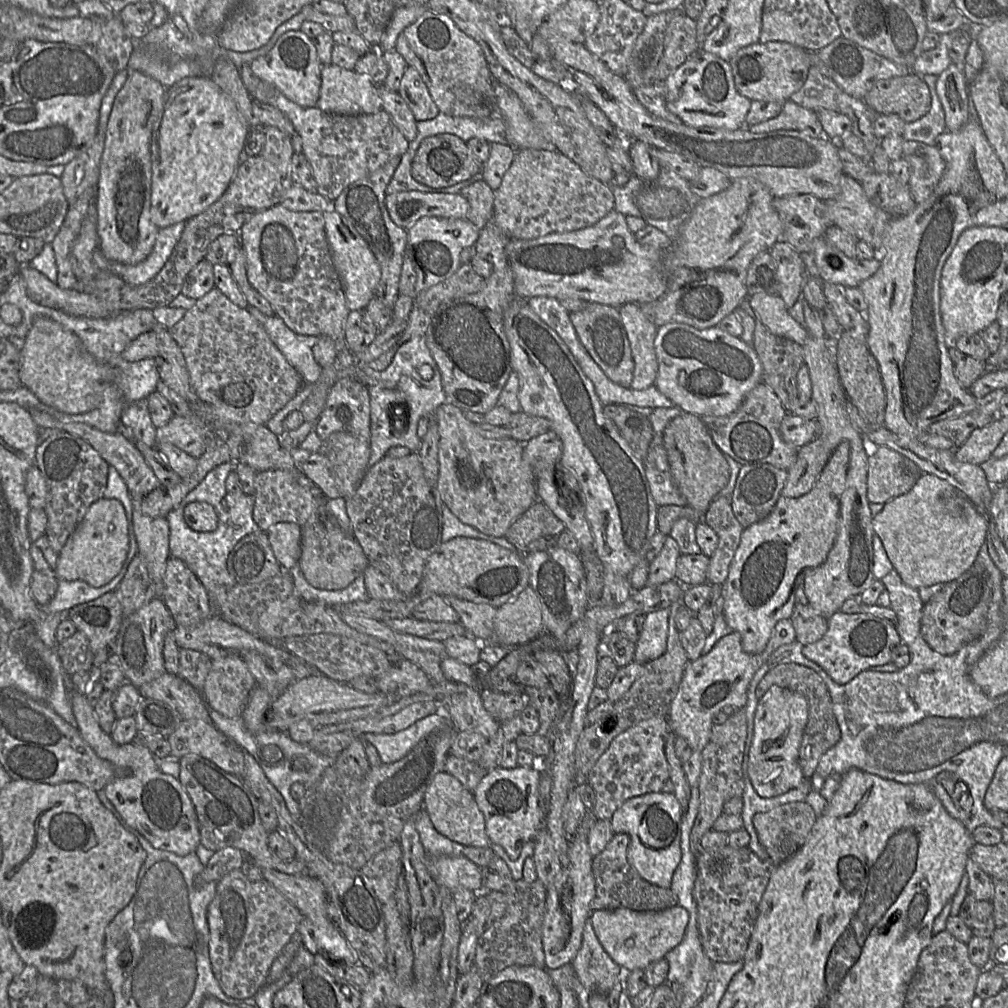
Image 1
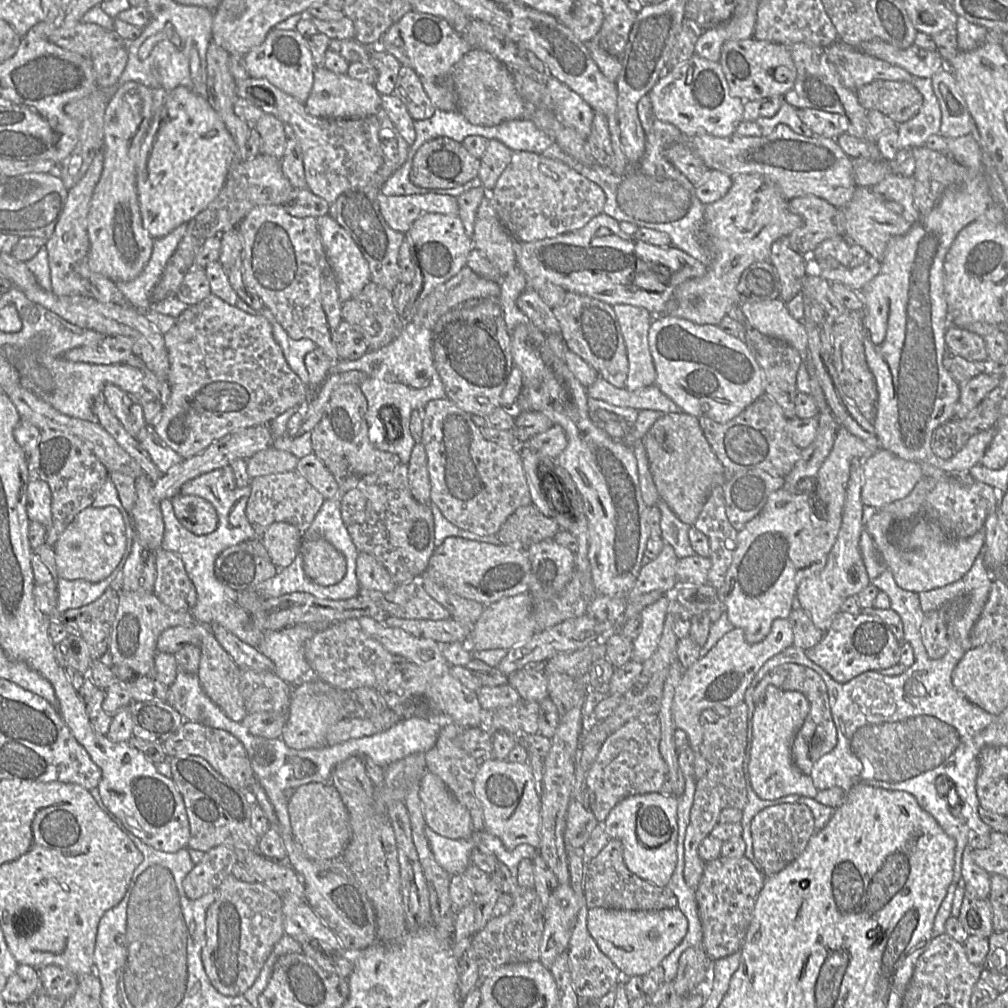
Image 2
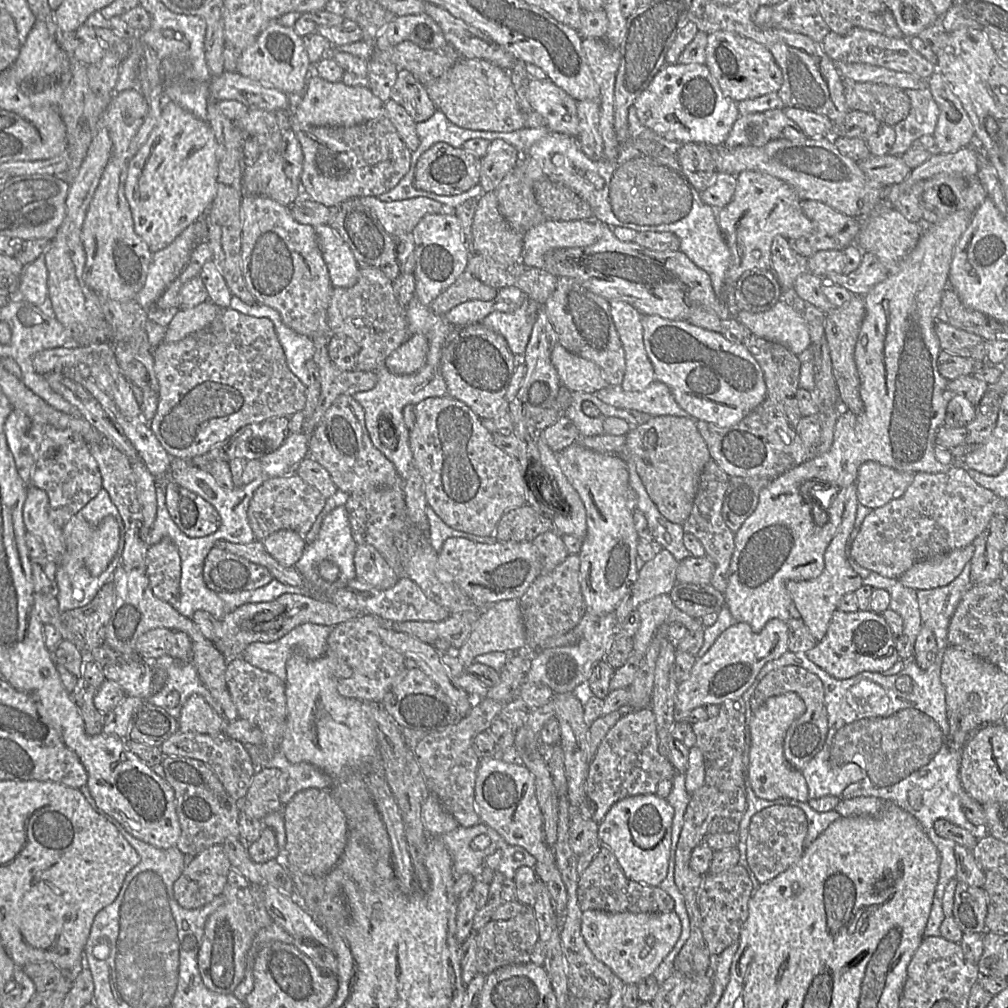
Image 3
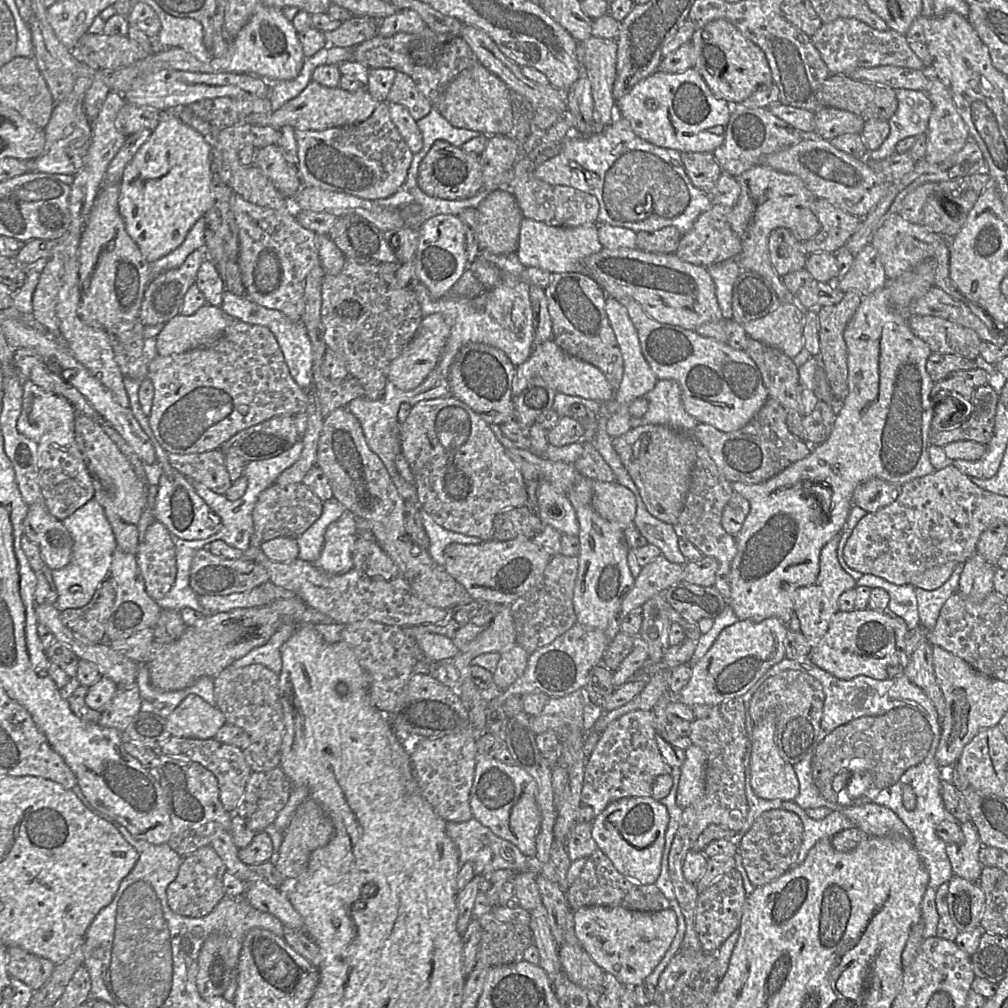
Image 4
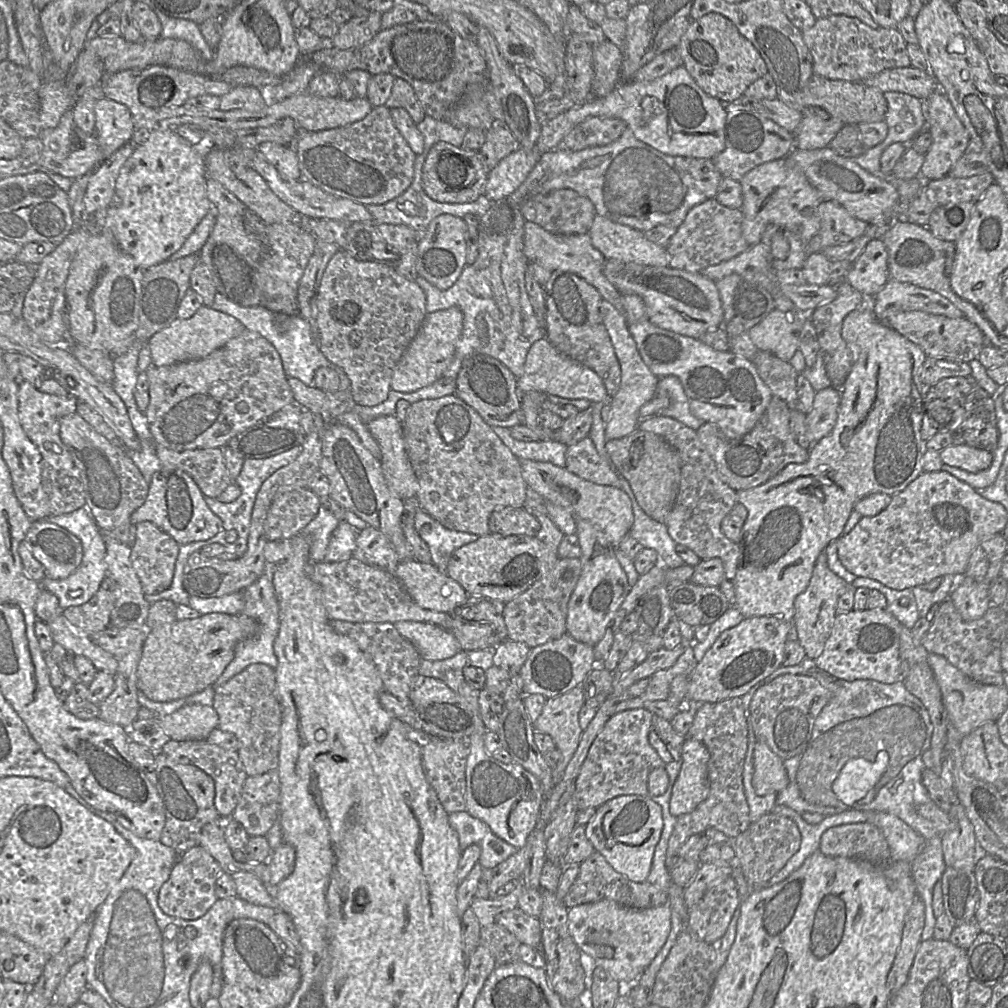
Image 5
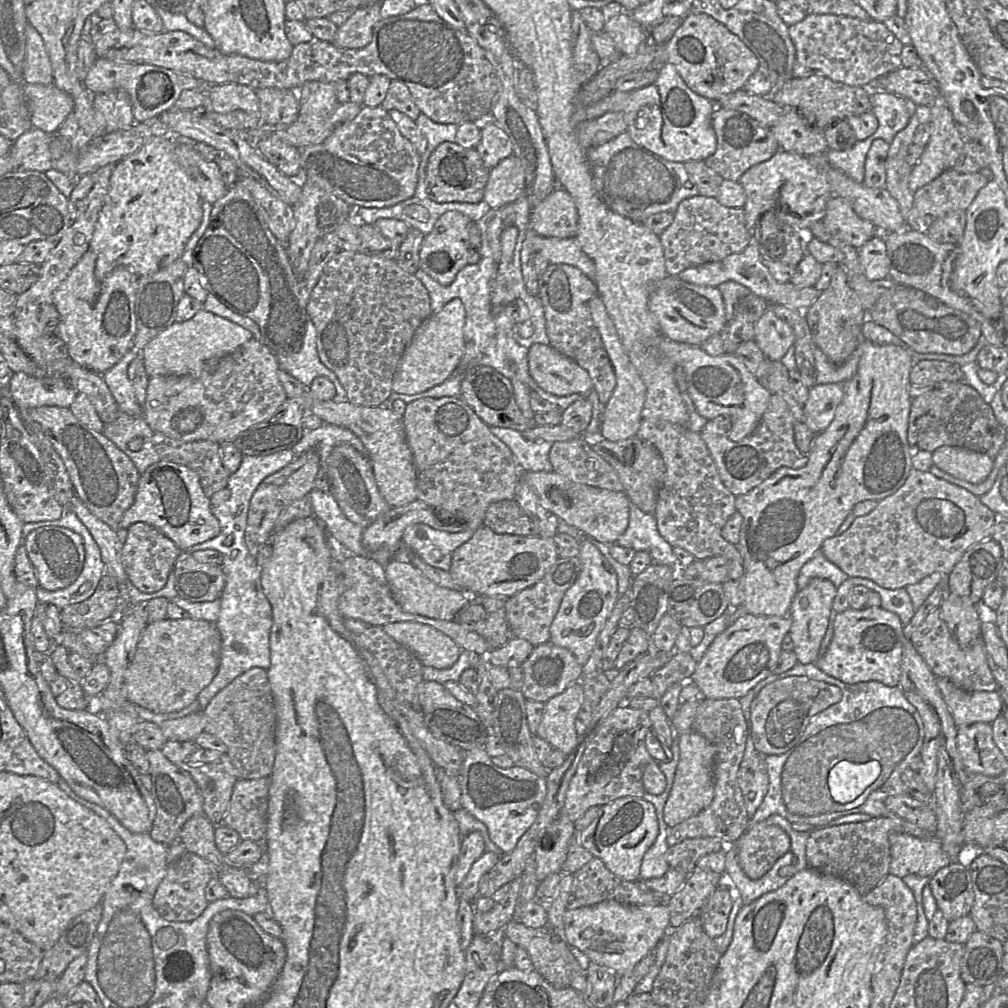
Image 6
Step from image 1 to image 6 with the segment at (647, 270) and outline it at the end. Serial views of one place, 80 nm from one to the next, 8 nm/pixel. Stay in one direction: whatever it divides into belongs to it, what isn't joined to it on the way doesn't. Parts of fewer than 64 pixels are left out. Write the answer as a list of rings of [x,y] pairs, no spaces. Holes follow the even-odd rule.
[[[668,275],[653,285],[648,308],[656,317],[661,334],[694,346],[701,346],[711,336],[720,334],[727,323],[724,301],[717,287],[695,285],[677,276]]]

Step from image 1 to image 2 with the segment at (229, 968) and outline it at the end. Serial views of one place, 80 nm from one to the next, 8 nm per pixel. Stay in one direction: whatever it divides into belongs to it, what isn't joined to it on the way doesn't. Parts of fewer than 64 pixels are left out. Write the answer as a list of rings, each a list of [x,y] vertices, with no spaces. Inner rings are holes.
[[[232,874],[216,892],[216,900],[206,915],[206,942],[201,959],[211,984],[219,993],[240,996],[255,983],[275,944],[285,935],[282,898],[261,882],[242,882]]]

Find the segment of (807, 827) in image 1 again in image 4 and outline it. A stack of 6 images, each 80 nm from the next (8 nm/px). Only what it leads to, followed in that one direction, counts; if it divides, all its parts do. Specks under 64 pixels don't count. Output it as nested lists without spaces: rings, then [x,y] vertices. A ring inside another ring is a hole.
[[[779,808],[765,811],[750,829],[738,837],[738,853],[755,887],[773,882],[794,867],[803,842],[803,823],[794,812]]]

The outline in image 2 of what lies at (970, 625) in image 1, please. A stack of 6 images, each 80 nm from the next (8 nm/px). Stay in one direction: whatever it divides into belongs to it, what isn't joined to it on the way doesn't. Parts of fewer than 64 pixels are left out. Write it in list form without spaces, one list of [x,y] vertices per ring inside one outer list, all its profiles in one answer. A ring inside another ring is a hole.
[[[963,593],[946,602],[939,609],[924,613],[920,632],[929,658],[941,658],[947,652],[949,647],[948,625],[958,621],[969,601],[970,595]]]

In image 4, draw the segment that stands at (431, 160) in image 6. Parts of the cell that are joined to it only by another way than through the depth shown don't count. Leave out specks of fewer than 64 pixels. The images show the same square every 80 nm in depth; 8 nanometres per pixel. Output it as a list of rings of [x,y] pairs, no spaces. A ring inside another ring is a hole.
[[[436,140],[420,162],[417,183],[424,193],[432,197],[447,200],[470,198],[483,188],[480,155],[468,153],[445,140]]]

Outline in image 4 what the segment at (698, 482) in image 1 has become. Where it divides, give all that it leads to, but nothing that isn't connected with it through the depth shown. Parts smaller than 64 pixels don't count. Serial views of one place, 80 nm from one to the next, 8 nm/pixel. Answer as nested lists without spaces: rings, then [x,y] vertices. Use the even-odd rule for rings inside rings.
[[[645,423],[613,438],[612,446],[635,483],[647,511],[657,519],[675,524],[686,500],[697,442],[668,426]]]

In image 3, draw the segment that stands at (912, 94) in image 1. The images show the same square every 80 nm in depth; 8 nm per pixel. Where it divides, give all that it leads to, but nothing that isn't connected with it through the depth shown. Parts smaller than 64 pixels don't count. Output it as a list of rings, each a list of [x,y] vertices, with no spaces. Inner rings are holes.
[[[843,79],[843,85],[846,105],[850,111],[870,114],[881,124],[891,127],[909,114],[910,99],[900,88],[850,79]]]

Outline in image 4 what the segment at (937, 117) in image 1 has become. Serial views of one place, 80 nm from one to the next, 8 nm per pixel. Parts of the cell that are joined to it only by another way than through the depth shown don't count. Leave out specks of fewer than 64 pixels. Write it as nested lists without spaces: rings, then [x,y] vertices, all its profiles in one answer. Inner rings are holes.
[[[894,89],[898,107],[894,115],[887,121],[890,133],[882,145],[869,151],[867,158],[881,161],[895,153],[896,144],[907,138],[925,134],[928,129],[932,104],[928,93],[908,89]]]

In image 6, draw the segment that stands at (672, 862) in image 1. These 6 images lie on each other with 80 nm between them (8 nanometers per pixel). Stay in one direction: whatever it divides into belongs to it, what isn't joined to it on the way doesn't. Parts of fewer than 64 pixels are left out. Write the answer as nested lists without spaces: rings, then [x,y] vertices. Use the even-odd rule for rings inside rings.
[[[626,796],[600,806],[597,816],[585,829],[577,833],[577,838],[580,845],[594,857],[600,858],[612,873],[625,881],[638,881],[643,857],[655,842],[658,833],[659,823],[654,805],[640,797]]]

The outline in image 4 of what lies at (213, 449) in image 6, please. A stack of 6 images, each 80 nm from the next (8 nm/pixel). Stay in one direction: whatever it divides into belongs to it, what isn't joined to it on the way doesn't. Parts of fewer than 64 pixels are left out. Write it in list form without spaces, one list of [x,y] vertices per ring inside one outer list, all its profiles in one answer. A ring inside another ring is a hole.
[[[220,449],[192,454],[169,453],[168,460],[181,474],[215,493],[225,494],[232,485],[225,457]]]

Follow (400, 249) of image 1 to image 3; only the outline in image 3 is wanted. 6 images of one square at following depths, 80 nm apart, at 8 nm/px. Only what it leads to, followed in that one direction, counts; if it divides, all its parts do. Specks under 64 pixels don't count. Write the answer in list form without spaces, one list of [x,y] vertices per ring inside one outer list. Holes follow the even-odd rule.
[[[358,197],[349,198],[334,209],[329,225],[350,247],[360,267],[375,267],[394,281],[401,273],[396,255],[395,237],[387,233],[376,214],[361,203]]]

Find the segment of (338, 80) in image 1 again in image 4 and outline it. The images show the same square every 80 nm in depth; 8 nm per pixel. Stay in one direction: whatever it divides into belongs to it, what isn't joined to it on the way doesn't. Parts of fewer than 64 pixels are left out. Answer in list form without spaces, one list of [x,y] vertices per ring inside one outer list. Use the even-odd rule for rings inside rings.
[[[310,81],[298,96],[269,113],[268,124],[260,126],[271,126],[278,129],[284,125],[290,125],[295,130],[324,130],[348,126],[368,119],[379,103],[364,88],[348,92],[339,87],[328,88],[315,81]]]

